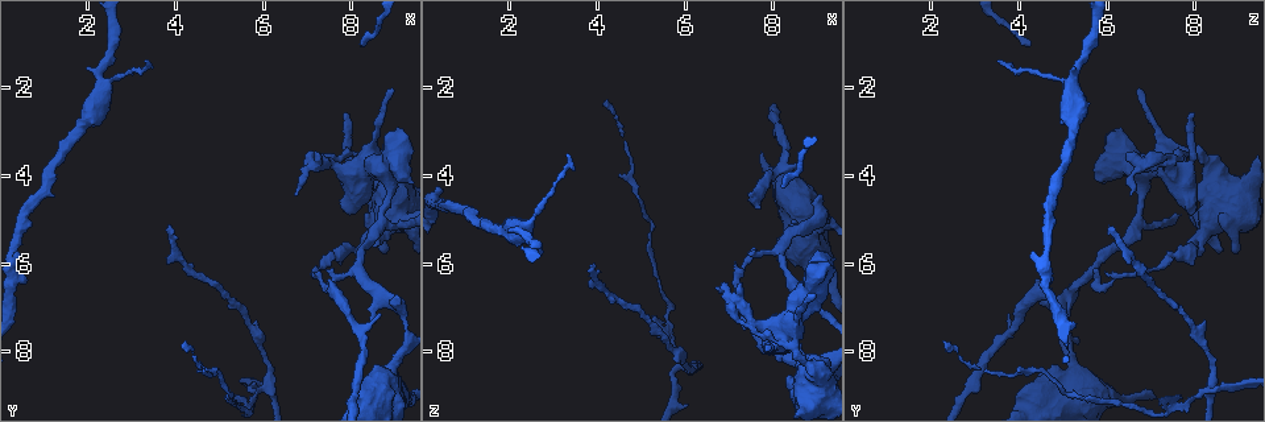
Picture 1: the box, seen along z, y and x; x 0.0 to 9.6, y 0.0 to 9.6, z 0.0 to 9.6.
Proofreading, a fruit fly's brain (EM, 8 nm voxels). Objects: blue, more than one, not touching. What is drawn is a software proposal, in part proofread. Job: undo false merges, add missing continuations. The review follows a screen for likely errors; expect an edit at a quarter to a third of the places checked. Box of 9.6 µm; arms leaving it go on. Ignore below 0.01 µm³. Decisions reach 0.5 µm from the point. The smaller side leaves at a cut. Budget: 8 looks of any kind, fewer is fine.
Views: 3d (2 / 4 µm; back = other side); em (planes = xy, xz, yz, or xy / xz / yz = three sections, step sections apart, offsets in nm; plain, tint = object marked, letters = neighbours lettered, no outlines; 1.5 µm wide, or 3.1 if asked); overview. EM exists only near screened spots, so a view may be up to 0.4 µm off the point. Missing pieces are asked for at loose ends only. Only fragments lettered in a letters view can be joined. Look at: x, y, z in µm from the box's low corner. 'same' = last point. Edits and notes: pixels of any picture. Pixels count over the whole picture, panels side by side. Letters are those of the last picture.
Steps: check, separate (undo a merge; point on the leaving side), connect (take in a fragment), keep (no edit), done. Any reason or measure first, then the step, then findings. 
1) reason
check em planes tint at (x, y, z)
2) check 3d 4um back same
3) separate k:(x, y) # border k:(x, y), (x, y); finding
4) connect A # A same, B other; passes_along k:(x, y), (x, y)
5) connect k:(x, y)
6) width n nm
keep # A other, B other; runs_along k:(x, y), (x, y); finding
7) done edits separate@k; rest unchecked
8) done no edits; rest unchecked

thin end
check 3d 2um at (3.85, 5.20, 6.10)

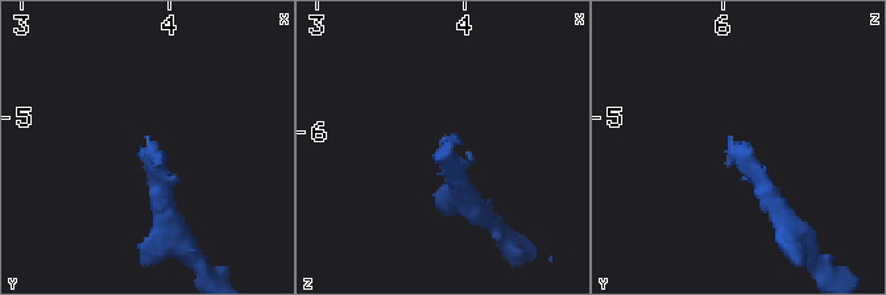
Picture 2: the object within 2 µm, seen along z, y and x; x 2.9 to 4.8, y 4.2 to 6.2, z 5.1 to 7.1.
check em xy step 4 letters at (3.86, 5.16, 6.06)

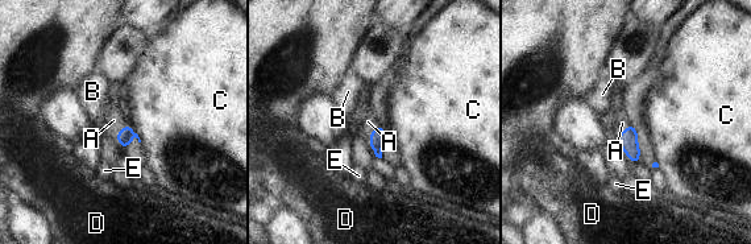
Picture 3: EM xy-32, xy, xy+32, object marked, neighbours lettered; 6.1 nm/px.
width 100 nm
connect A # A same, B other, C other, D other, E other; passes_along 3:(377, 136), (369, 140), (368, 122); the cell continues

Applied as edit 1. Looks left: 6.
touches itself
check 3d 4um at (7.15, 6.30, 6.25)

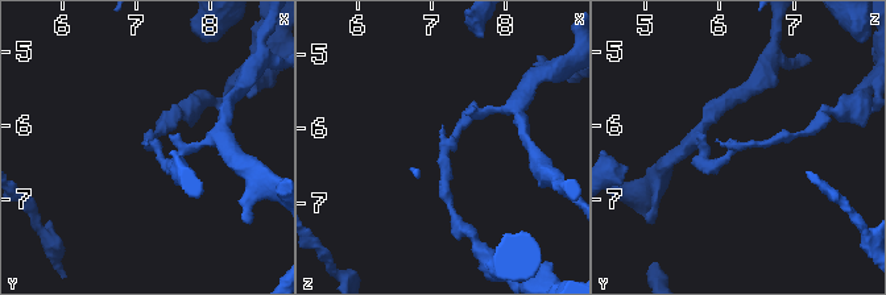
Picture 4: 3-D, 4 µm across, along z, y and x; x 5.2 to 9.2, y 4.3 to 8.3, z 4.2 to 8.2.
check em planes tint at (7.20, 6.30, 6.25)

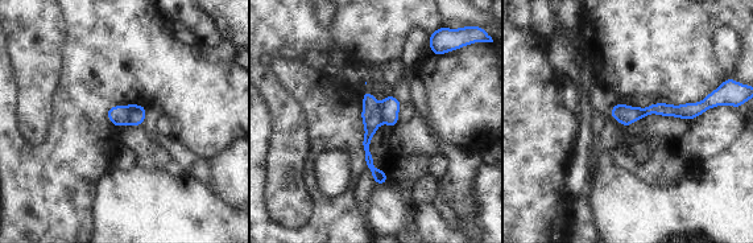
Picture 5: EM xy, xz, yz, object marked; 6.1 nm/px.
what lies round it
check em planes letters same

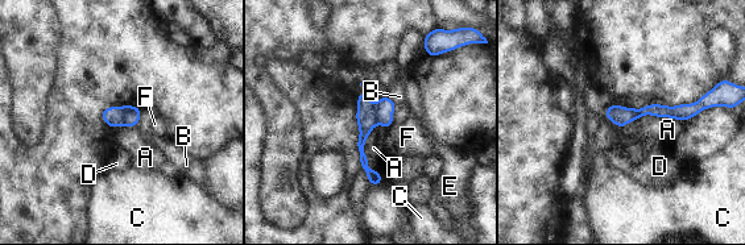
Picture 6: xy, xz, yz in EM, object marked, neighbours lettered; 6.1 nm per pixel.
width 120 nm
separate 6:(112, 116) # A other, B other, C other, D other, E other, F other; part_leaving 6:(702, 104), (690, 111), (609, 113); two cells meet here

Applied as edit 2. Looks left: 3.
done edits connect@3, separate@6; rest unchecked

